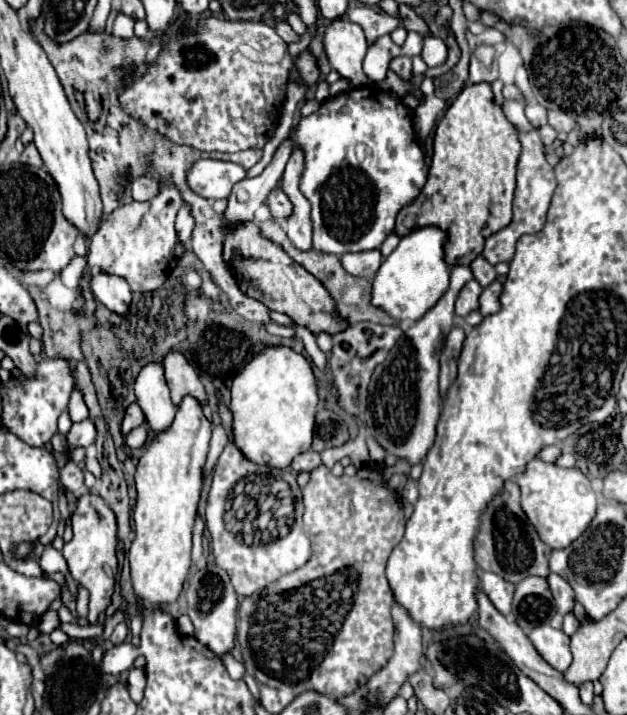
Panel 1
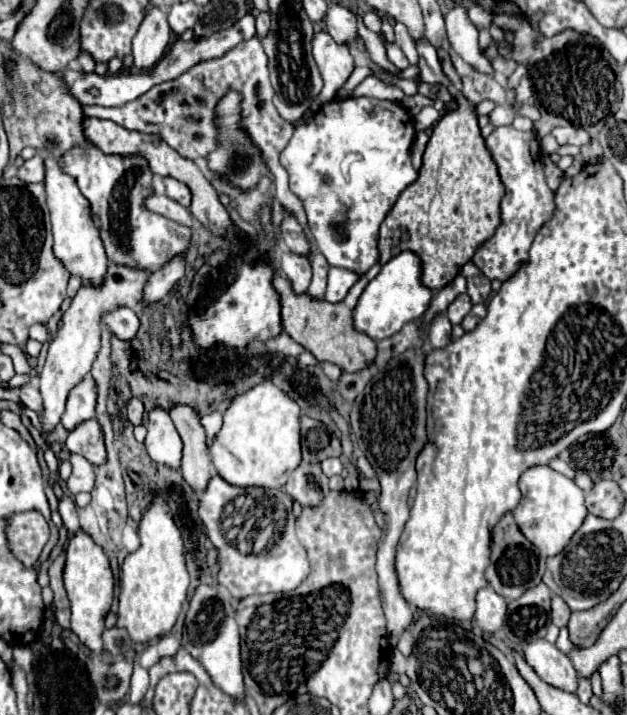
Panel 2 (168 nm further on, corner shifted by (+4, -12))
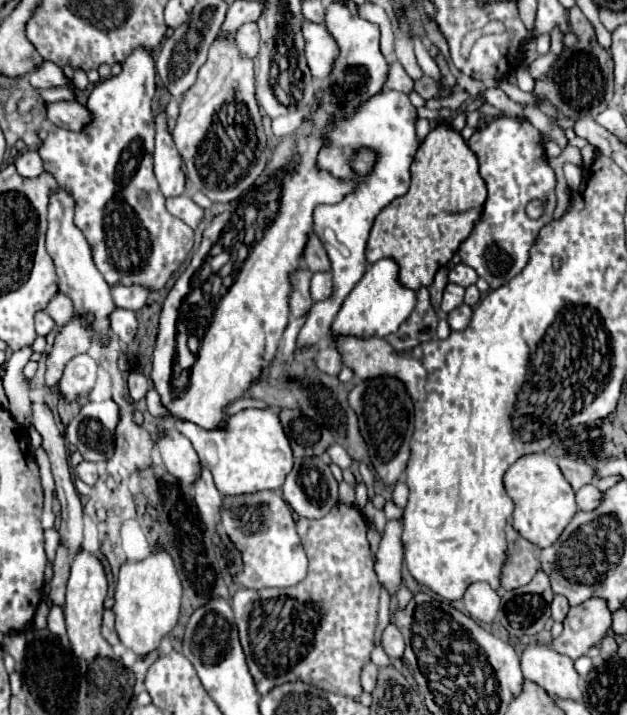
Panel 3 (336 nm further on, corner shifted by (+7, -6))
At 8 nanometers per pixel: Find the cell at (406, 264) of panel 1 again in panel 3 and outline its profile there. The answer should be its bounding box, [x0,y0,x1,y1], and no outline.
[331,258,415,340]

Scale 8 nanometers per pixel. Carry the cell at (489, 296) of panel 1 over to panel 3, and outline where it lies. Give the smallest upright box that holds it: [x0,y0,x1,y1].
[447,304,473,330]

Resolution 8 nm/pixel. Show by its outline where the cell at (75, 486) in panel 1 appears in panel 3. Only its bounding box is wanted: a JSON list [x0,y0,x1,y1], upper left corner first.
[77,462,99,486]

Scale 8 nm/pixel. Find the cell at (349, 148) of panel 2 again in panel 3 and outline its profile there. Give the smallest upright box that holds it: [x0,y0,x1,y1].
[297,90,419,348]

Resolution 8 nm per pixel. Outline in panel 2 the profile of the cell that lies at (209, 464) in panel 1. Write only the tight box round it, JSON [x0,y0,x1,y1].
[202,412,222,444]

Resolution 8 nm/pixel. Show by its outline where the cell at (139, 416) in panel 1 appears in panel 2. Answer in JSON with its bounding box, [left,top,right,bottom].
[128,398,144,426]

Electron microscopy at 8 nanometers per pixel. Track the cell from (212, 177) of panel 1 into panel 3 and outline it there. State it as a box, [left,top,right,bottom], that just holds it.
[155,110,183,196]

